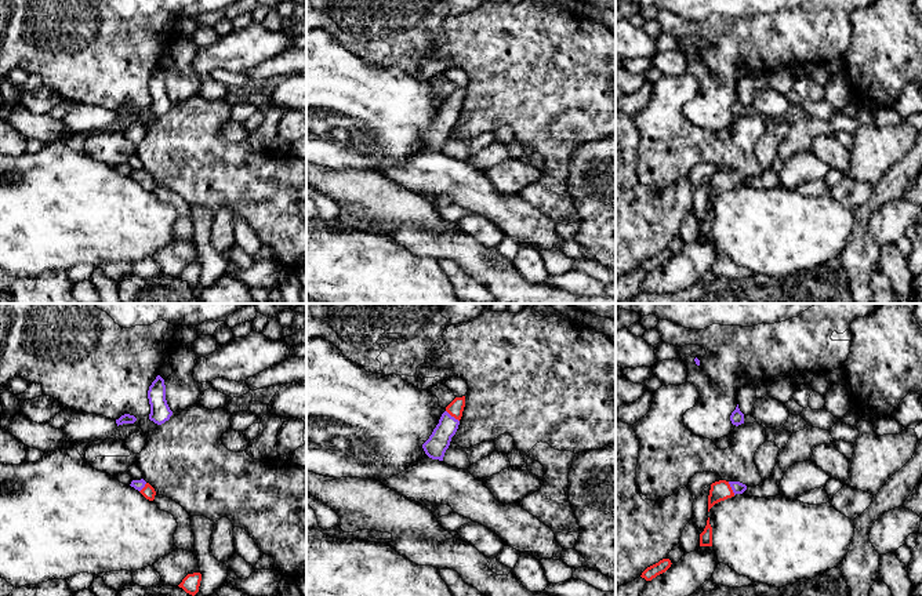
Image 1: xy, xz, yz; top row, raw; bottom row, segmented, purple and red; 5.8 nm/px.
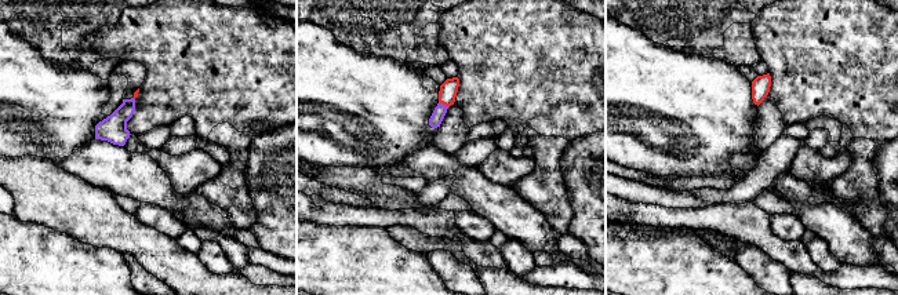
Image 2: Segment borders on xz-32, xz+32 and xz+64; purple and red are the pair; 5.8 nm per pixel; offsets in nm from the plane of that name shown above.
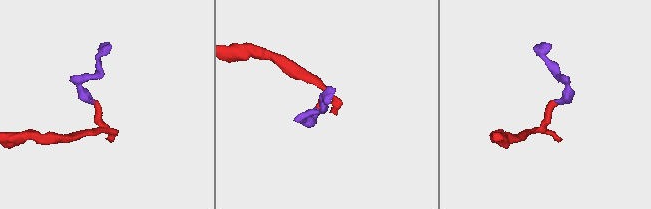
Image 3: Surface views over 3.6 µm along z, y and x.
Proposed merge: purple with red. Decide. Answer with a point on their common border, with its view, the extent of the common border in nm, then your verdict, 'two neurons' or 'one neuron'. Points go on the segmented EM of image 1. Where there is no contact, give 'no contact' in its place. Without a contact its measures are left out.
xz (453, 417) | 100 nm | one neuron

